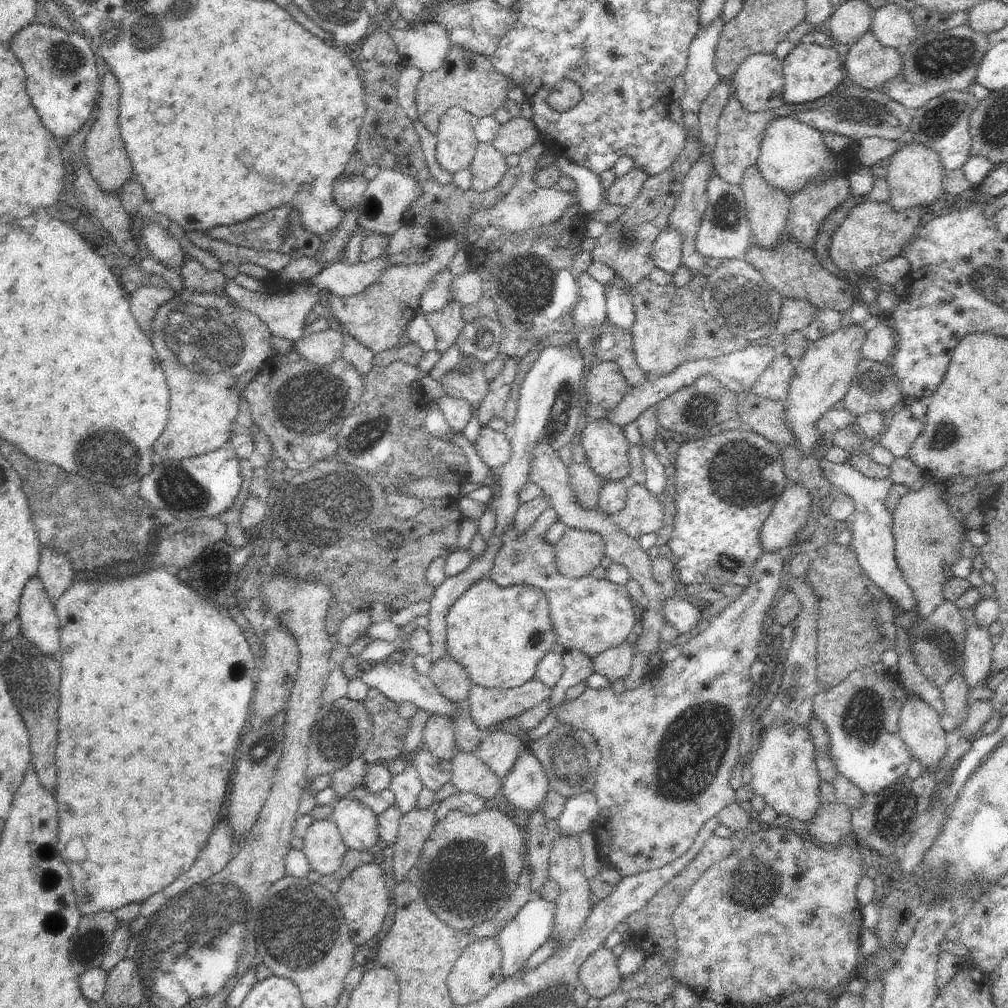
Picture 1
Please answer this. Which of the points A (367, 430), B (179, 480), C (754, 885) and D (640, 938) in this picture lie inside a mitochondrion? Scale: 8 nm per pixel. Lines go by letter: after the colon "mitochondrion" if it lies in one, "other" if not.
A: mitochondrion
B: mitochondrion
C: mitochondrion
D: other

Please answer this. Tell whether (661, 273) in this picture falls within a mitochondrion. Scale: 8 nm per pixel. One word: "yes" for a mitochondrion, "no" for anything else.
no

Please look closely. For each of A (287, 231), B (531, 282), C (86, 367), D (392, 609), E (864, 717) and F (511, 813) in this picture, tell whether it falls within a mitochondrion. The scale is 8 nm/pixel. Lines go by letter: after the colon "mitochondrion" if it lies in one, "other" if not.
A: other
B: mitochondrion
C: other
D: other
E: mitochondrion
F: other

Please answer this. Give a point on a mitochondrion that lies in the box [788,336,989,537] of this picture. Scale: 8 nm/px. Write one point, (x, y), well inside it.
(944, 435)

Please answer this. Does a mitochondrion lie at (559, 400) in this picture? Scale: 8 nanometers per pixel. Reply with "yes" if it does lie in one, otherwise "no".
yes

